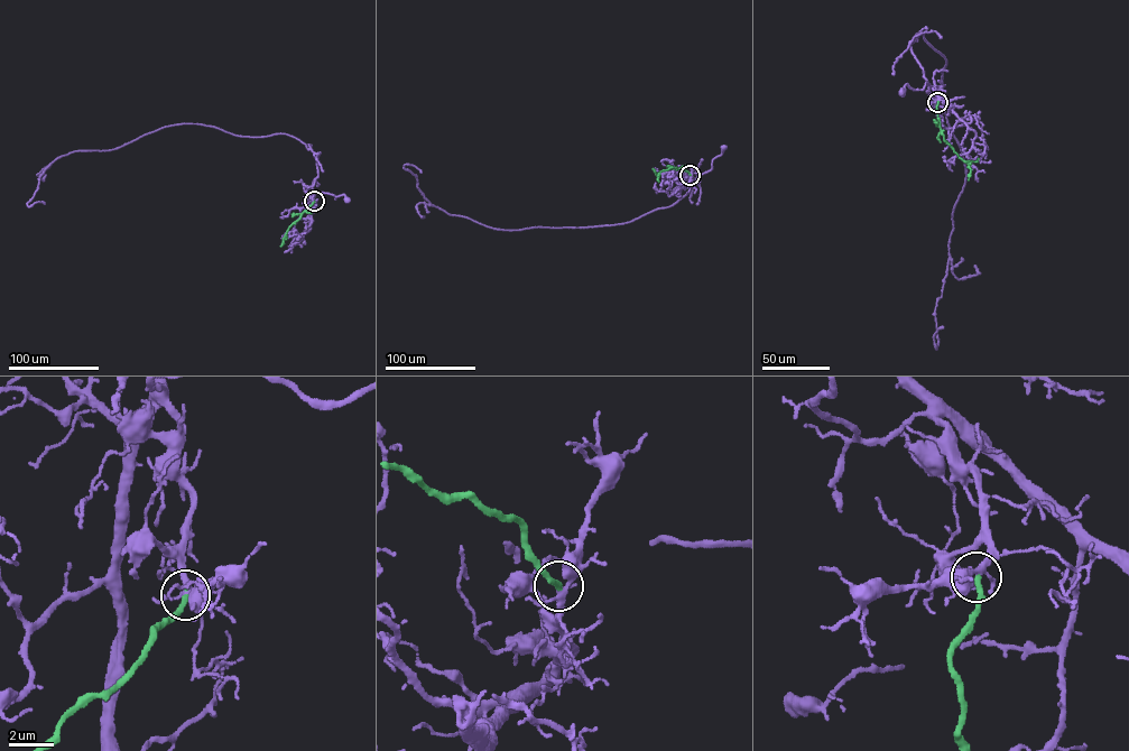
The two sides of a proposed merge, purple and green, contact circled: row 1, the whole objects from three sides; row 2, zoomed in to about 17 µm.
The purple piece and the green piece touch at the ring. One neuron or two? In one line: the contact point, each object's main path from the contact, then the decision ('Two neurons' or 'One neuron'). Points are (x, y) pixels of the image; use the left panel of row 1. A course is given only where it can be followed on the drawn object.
Place: (314, 201). Course of purple: (314, 201), (315, 192), (332, 194), (335, 198), (343, 194), (346, 200). Course of green: (314, 201), (289, 226), (281, 247). One neuron

